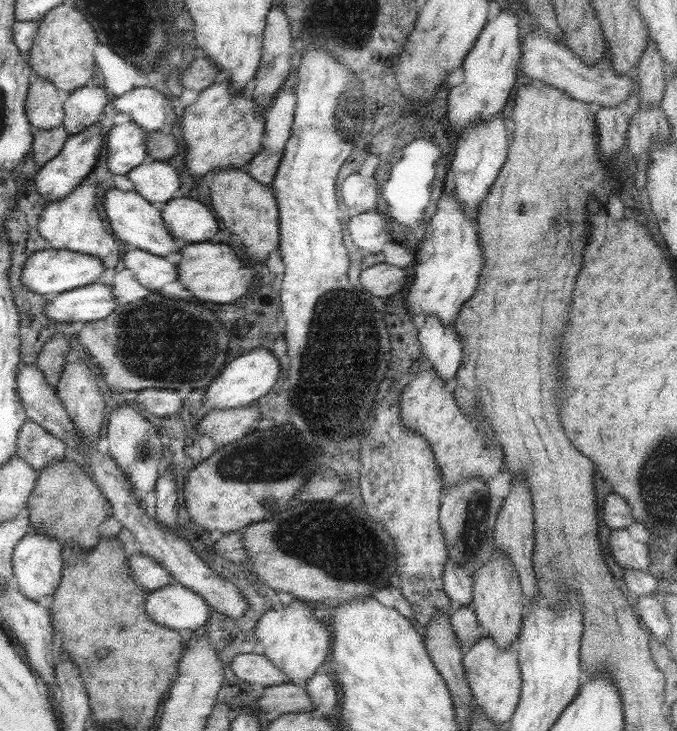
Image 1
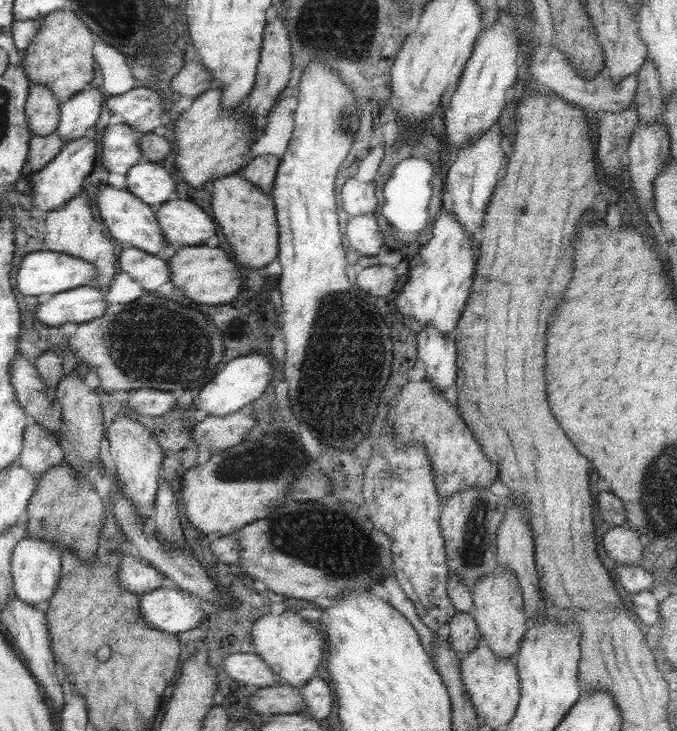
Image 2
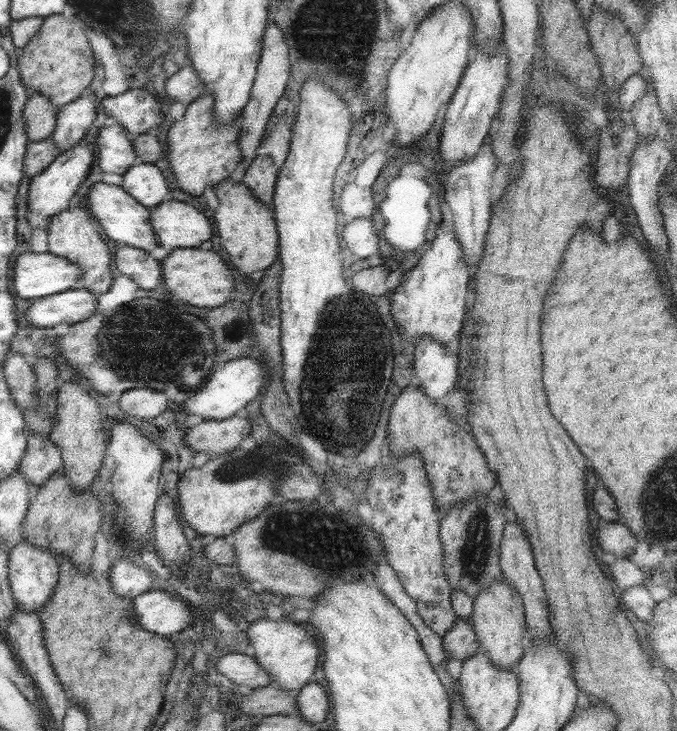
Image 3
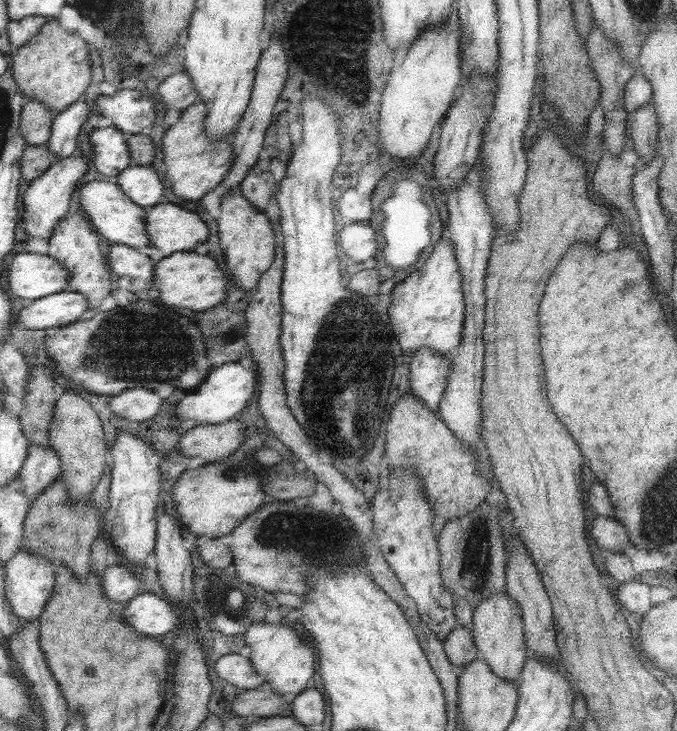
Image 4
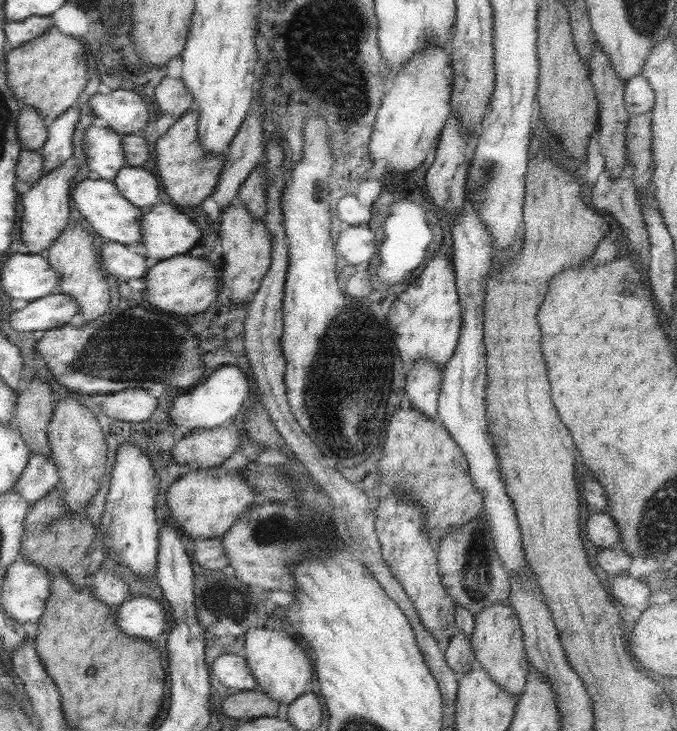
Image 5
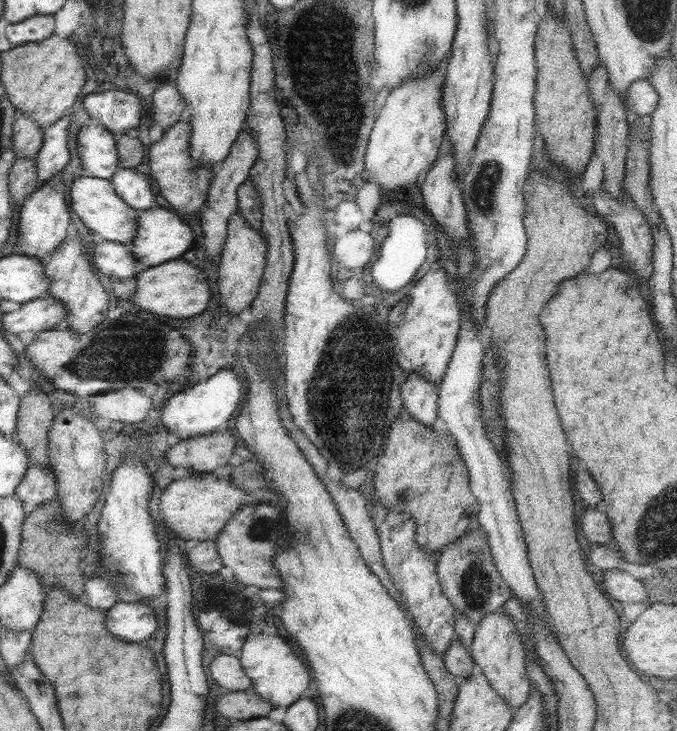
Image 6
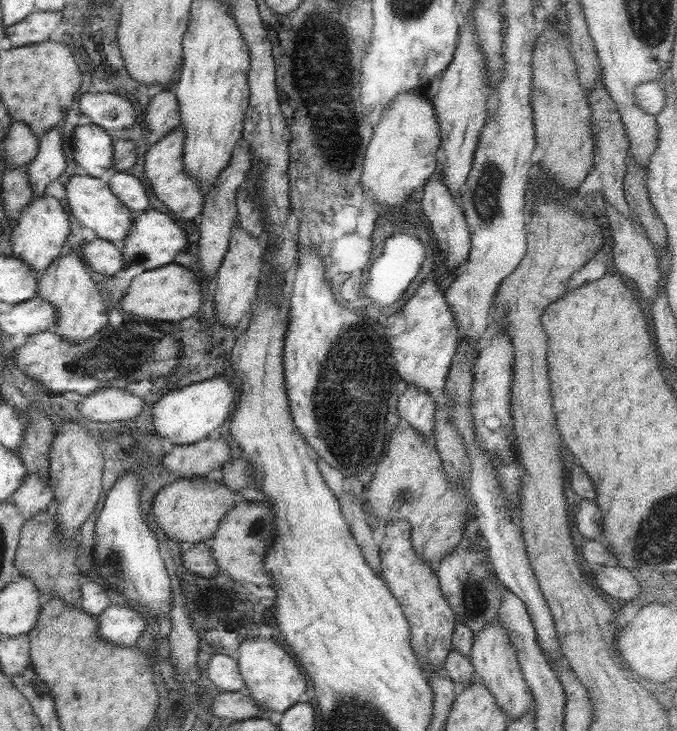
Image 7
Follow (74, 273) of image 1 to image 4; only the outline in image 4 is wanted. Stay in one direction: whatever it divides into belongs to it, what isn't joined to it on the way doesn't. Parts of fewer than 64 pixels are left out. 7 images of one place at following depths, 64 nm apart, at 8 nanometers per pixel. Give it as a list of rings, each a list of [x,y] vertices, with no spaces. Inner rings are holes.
[[[15,253],[7,266],[7,290],[21,300],[37,300],[62,290],[68,272],[46,254]]]

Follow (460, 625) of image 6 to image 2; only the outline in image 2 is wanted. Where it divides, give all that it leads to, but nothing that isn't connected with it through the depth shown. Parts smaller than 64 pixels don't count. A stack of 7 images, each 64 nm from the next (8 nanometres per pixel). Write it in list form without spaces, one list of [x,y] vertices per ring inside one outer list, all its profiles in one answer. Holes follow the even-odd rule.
[[[497,565],[495,571],[487,573],[471,591],[459,579],[448,573],[445,589],[455,611],[470,614],[480,634],[480,642],[490,648],[497,658],[513,658],[518,652],[529,620],[522,606],[519,583],[513,577],[513,573]]]

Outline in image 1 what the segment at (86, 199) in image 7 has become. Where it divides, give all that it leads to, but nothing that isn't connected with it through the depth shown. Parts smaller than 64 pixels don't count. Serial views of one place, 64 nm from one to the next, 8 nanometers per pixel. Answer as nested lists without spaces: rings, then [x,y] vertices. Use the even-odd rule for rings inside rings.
[[[109,189],[105,191],[100,200],[101,214],[105,215],[105,220],[111,228],[111,234],[121,240],[128,248],[136,248],[149,254],[169,258],[173,258],[175,252],[177,253],[179,250],[169,231],[163,226],[161,211],[141,198],[135,191]]]

